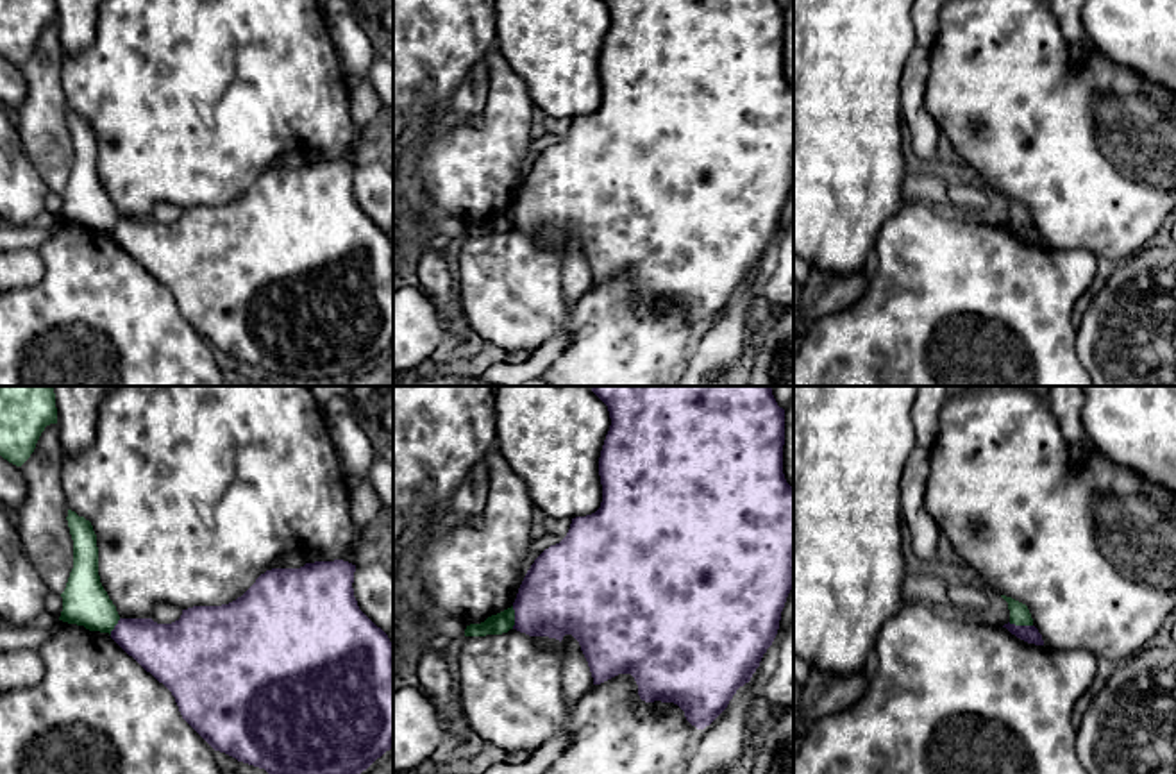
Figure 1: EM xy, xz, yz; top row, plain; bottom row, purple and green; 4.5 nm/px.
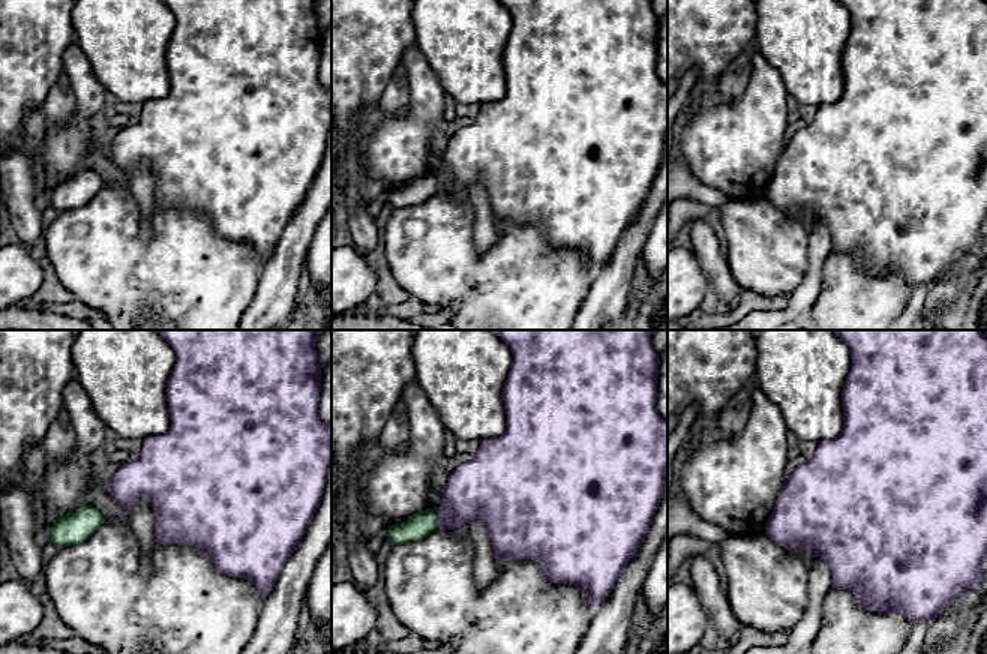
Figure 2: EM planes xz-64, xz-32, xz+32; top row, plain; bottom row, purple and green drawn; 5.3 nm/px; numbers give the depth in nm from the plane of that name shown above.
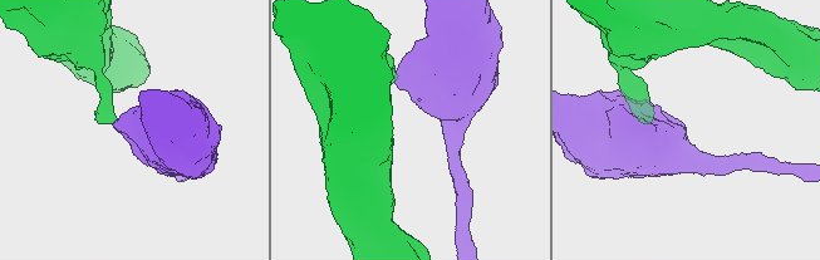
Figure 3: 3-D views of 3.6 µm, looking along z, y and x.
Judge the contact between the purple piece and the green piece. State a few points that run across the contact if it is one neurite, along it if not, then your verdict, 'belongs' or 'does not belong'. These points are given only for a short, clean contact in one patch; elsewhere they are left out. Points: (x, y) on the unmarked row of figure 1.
yz (1008, 222), (1032, 226) | does not belong

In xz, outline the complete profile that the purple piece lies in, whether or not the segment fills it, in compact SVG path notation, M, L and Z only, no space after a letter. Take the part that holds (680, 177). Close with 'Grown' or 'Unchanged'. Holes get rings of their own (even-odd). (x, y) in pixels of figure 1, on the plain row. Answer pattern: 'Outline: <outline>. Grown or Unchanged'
Outline: M602 0L611 25L606 34L599 75L601 107L572 118L567 136L545 148L527 170L513 202L513 229L529 236L563 240L572 234L588 261L593 284L618 273L631 273L645 302L674 302L697 329L710 325L729 304L740 286L751 281L767 248L772 245L786 197L794 188L794 88L783 73L785 9L776 0Z. Unchanged

